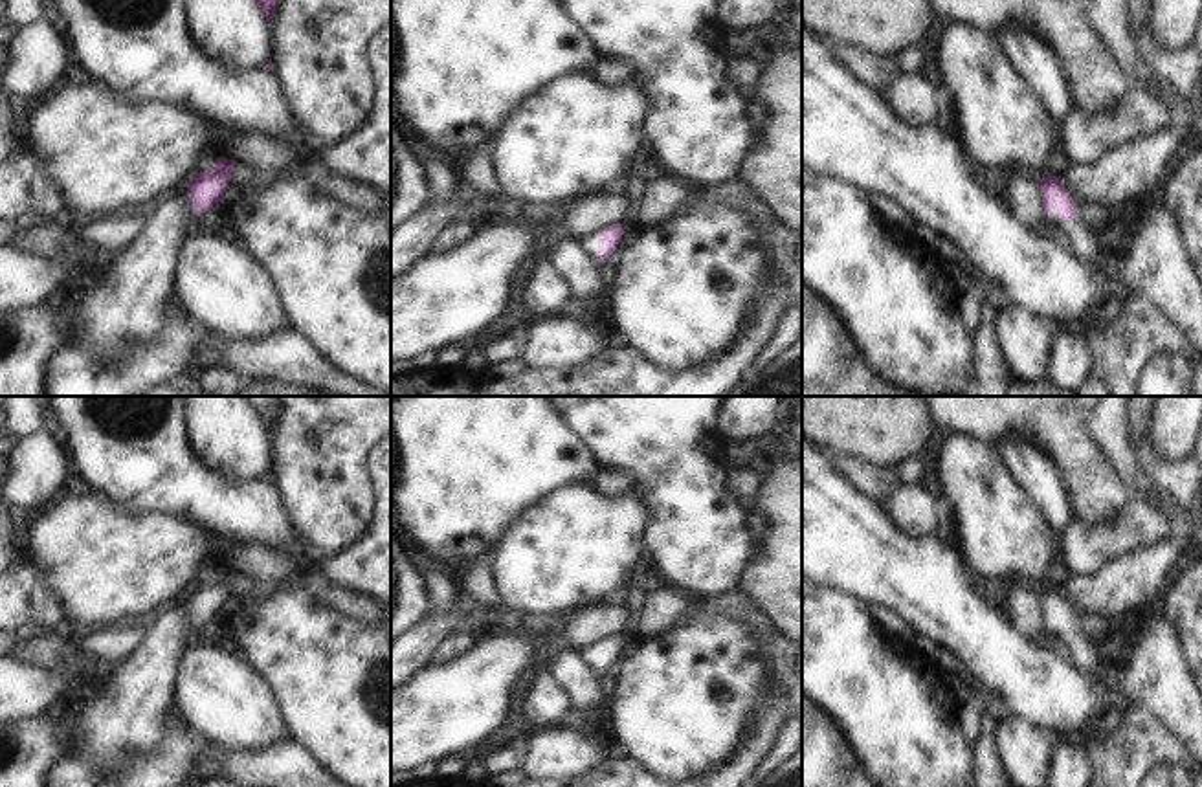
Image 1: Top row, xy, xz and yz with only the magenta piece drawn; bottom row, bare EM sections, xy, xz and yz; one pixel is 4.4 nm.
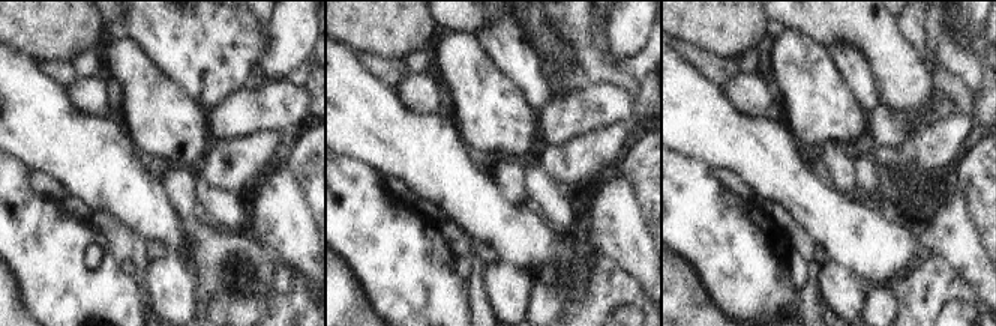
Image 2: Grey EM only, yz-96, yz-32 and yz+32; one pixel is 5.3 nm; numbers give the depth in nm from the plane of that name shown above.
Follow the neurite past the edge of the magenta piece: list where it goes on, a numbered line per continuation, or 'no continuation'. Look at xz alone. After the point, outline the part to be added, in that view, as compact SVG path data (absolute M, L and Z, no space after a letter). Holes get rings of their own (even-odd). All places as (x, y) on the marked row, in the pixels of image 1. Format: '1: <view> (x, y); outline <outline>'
1: xz (589, 243); outline M585 235L578 242L593 259L598 257L598 235Z

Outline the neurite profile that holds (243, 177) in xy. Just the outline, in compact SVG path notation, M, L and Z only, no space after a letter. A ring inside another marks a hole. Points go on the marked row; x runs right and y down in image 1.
M235 163L229 172L231 183L237 185L240 191L257 187L270 178L272 176L253 171L250 167L246 167L244 163Z

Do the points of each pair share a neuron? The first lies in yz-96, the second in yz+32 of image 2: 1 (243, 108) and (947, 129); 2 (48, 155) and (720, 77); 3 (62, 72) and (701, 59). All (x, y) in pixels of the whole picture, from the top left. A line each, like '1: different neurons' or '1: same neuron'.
1: different neurons
2: different neurons
3: same neuron

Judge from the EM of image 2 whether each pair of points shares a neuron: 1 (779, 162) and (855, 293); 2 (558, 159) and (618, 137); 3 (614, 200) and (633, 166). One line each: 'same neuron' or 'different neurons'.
1: different neurons
2: same neuron
3: different neurons

